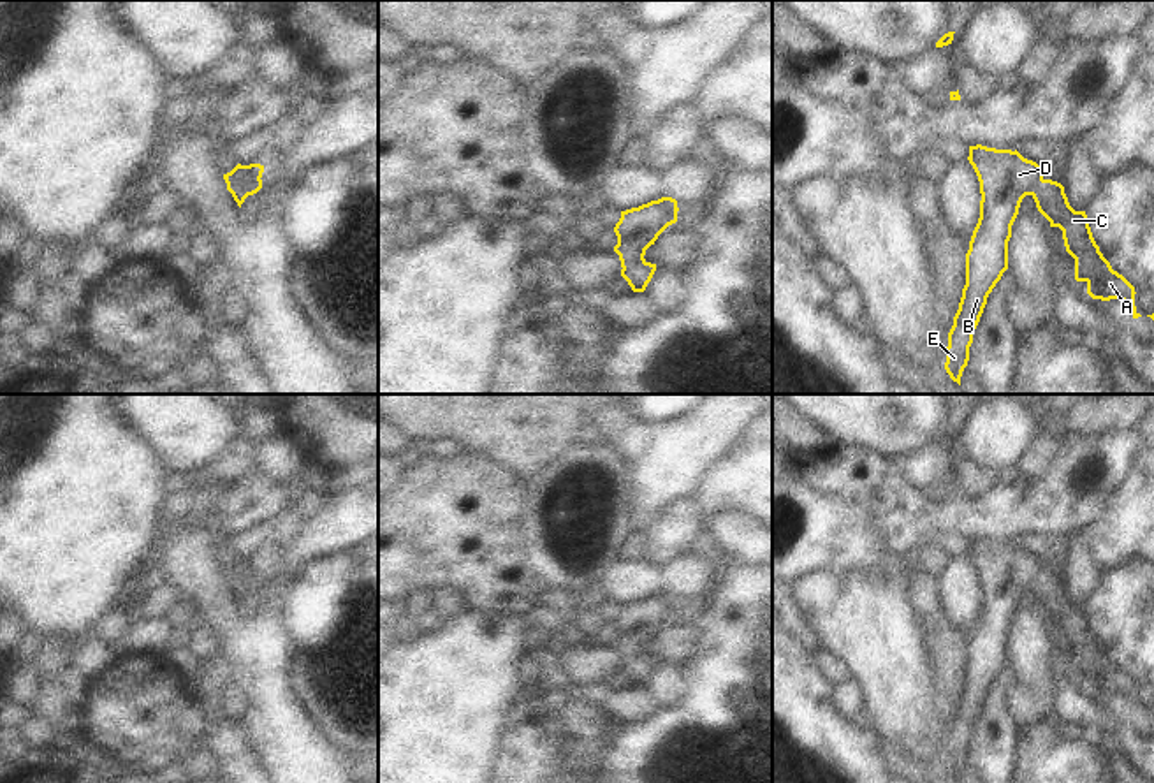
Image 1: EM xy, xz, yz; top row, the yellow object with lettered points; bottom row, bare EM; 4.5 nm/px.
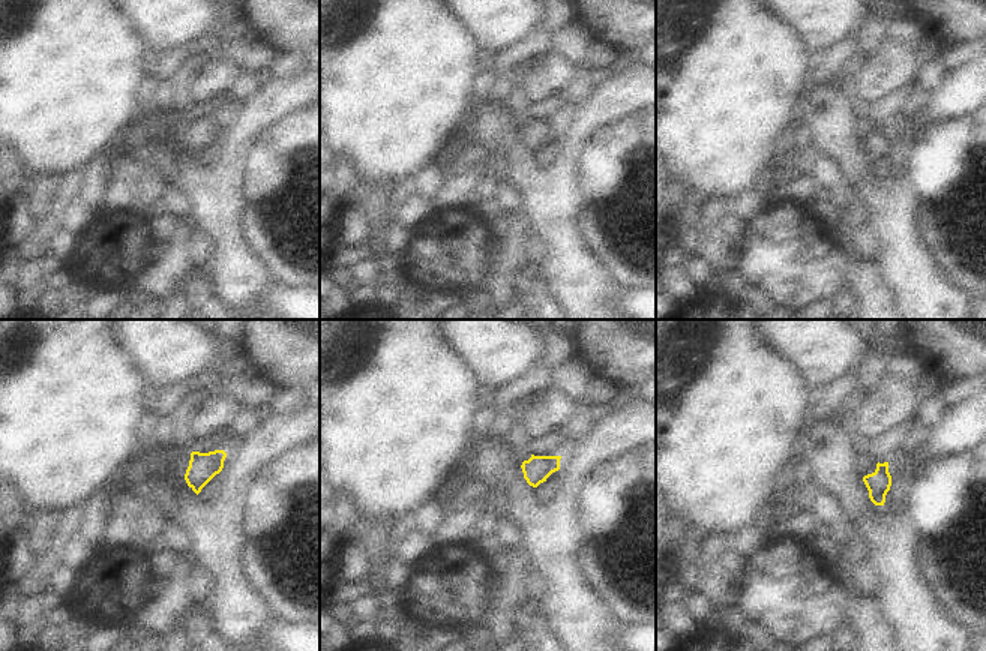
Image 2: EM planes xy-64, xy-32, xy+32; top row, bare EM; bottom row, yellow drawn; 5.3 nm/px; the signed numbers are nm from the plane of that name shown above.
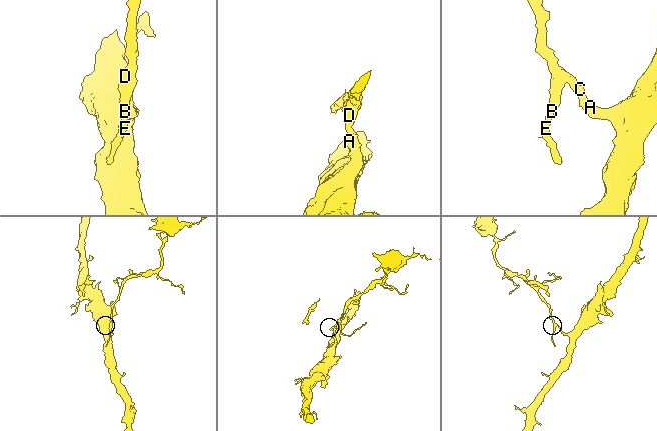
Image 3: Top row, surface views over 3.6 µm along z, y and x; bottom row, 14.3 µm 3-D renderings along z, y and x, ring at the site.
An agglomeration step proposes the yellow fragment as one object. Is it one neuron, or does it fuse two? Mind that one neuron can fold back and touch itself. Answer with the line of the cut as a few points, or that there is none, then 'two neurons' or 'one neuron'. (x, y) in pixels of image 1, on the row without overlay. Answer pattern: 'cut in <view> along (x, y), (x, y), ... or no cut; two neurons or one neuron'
no cut; one neuron

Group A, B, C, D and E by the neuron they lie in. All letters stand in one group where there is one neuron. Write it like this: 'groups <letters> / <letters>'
groups A B C D E

